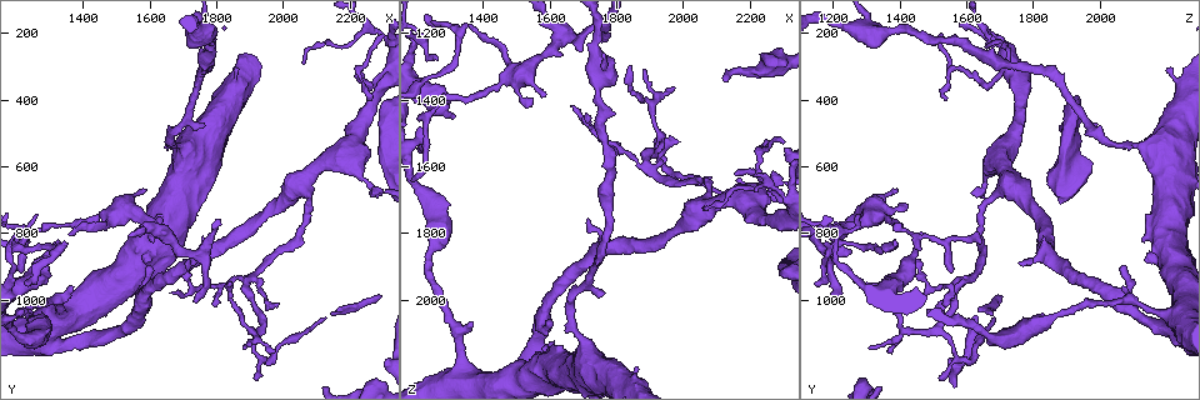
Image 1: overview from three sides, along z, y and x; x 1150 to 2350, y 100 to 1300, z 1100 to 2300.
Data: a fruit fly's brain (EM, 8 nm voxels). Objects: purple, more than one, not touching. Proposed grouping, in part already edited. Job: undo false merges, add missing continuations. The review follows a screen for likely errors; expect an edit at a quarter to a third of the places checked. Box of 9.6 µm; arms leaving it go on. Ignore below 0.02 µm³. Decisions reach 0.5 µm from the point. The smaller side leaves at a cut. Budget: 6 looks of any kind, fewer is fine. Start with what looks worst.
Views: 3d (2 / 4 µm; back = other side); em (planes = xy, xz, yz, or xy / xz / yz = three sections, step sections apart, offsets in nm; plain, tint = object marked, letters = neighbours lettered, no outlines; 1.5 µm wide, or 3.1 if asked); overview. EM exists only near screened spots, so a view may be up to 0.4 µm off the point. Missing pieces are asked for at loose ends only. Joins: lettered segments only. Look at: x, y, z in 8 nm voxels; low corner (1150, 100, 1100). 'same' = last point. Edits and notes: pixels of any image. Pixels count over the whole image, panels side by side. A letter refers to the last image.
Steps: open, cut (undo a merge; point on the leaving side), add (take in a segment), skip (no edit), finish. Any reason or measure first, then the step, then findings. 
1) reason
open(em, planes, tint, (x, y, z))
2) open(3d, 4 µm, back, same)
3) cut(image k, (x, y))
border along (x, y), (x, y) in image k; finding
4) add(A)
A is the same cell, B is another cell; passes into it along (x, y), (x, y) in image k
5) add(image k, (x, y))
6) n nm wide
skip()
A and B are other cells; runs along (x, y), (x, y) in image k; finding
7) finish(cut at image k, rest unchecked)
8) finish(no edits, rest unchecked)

thin end
open(em, yz, step 4, letters, (2070, 300, 1720))

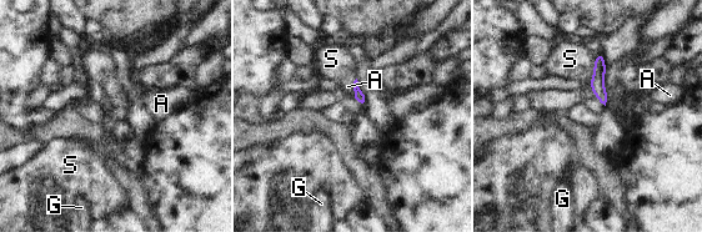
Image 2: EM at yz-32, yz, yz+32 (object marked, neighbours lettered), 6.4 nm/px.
another direction
open(em, planes, letters, same)

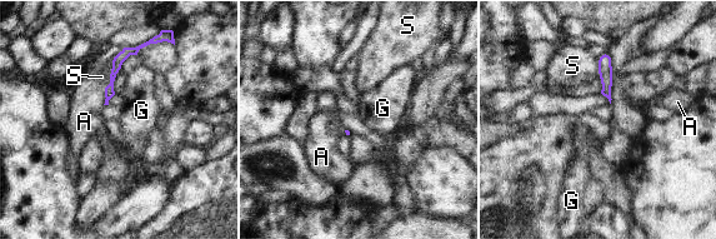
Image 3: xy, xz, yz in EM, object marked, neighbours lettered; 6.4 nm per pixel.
skip()
A, G and S are other cells; runs along (135, 50), (116, 61), (108, 95) in image 3; no lettered segment goes on from it

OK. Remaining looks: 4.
branch stops here
open(em, planes, letters, (1730, 1000, 1210))

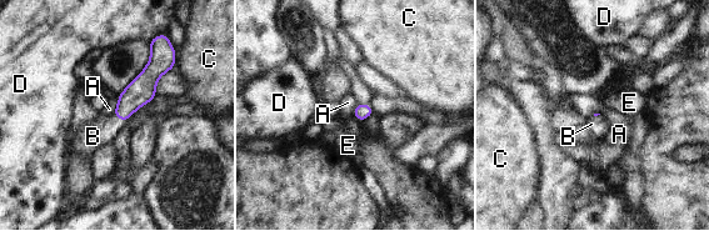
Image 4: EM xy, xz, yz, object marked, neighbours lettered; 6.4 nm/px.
add(B)
B is the same cell, A, C, D and E are other cells; passes into it along (141, 90), (118, 116), (104, 129) in image 4; the cell continues

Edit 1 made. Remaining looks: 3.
open(3d, 4 µm, (1590, 670, 1390))

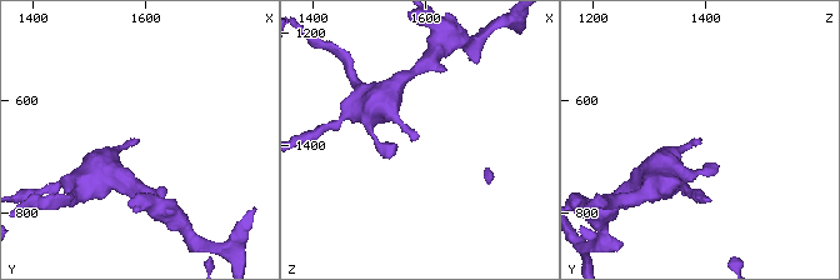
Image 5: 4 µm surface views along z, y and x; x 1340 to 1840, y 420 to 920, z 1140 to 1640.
open(em, xz, step 4, letters, (1585, 670, 1395))

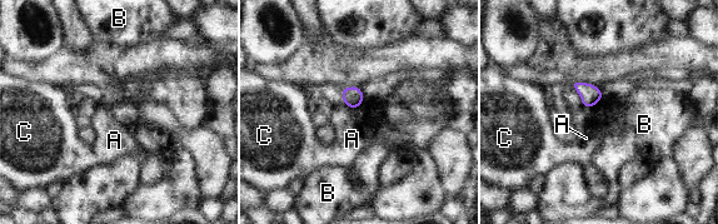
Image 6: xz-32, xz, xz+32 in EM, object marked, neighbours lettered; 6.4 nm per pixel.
open(em, planes, letters, same)

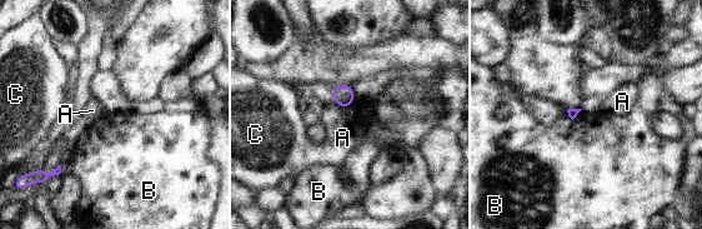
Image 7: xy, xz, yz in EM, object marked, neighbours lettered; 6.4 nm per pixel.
skip()
A, B and C are other cells; border along (355, 98), (346, 109) in image 7; no lettered segment goes on from it

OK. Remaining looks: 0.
finish(add at image 4, rest unchecked)

